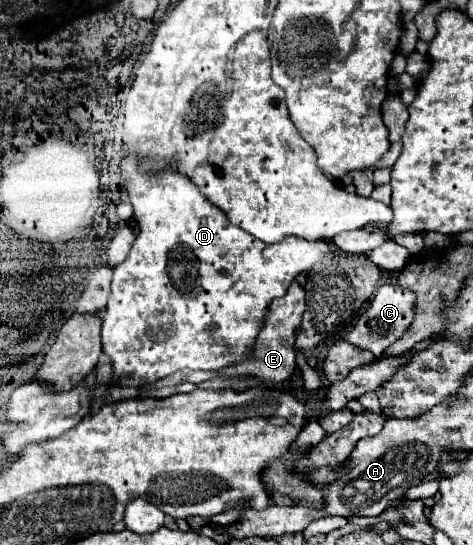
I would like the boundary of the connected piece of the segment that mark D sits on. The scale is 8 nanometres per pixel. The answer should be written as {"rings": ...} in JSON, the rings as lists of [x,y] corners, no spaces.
{"rings":[[[125,154],[119,168],[139,224],[133,248],[113,270],[111,296],[103,314],[103,352],[111,356],[119,384],[151,386],[183,368],[221,370],[241,362],[251,352],[271,300],[283,296],[291,280],[299,272],[311,270],[327,252],[339,252],[337,246],[323,240],[309,242],[297,236],[287,236],[277,244],[259,242],[255,236],[239,230],[239,226],[233,226],[223,210],[201,194],[195,182],[171,170],[171,166],[143,174],[137,158]]]}

